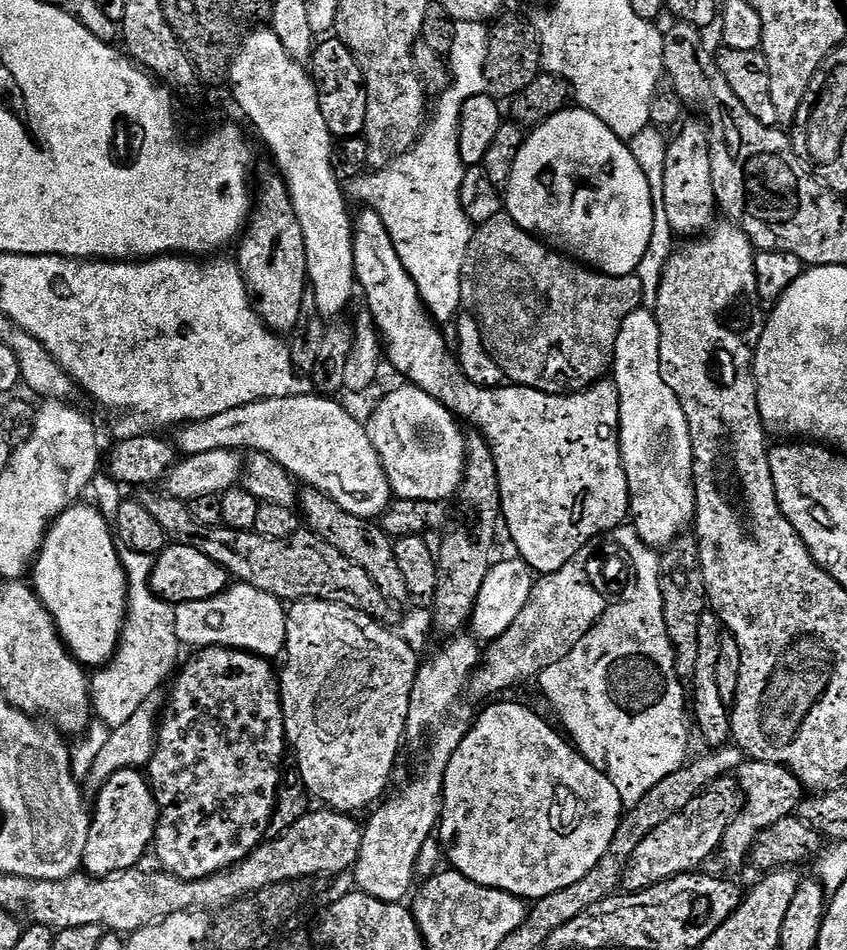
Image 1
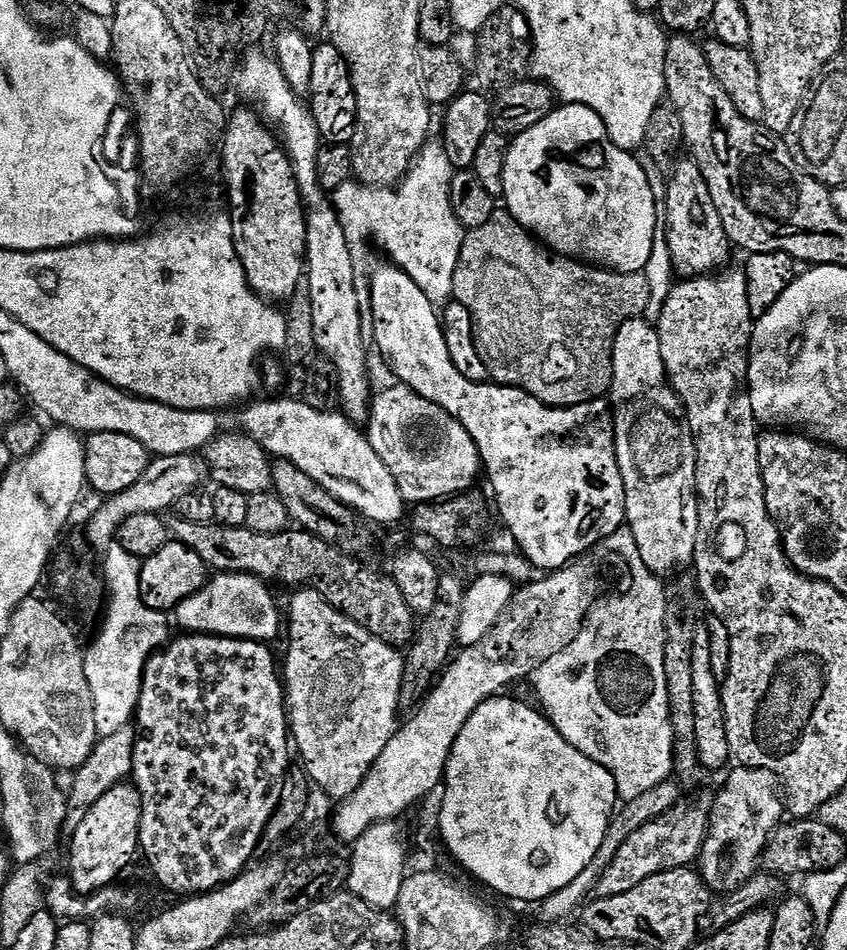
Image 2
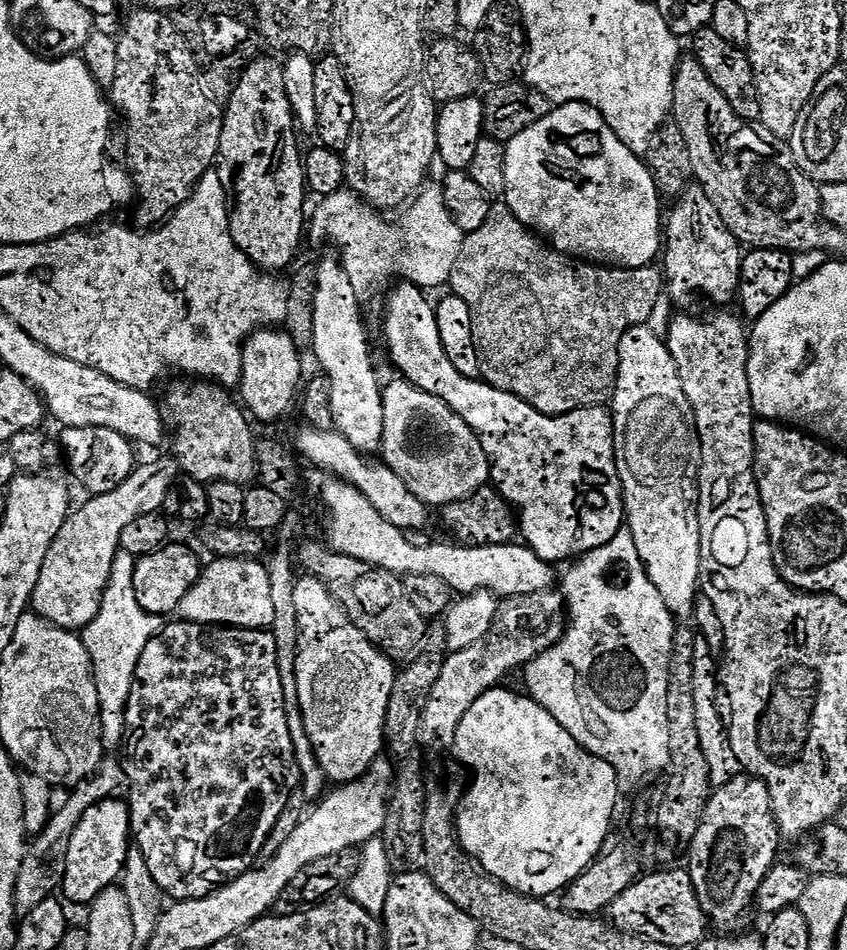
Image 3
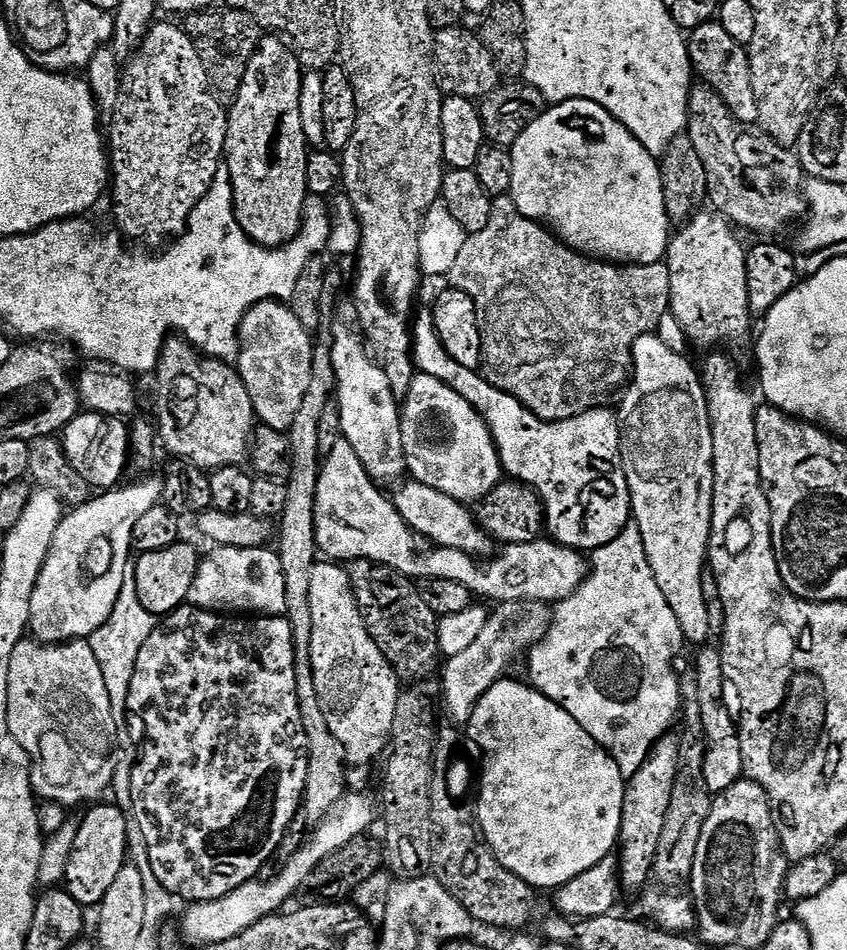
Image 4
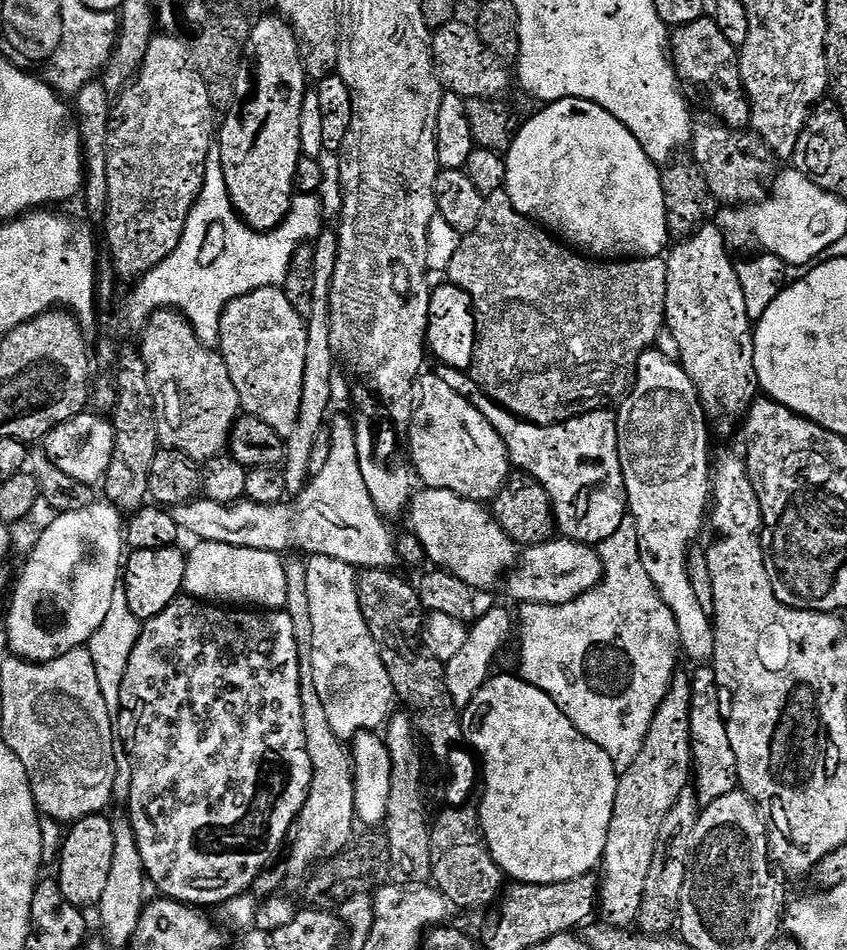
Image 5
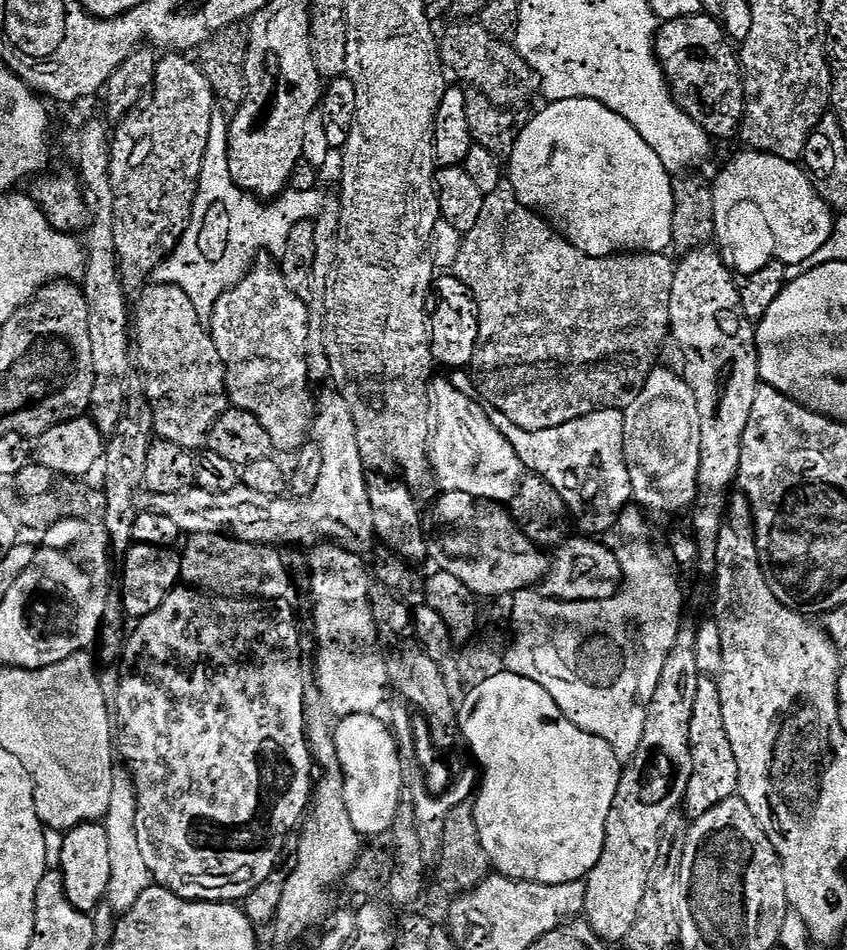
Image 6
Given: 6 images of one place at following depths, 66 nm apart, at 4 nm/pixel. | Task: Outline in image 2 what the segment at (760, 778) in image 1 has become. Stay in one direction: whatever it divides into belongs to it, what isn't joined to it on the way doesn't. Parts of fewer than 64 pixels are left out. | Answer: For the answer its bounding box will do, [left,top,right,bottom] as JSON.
[698,766,786,894]

